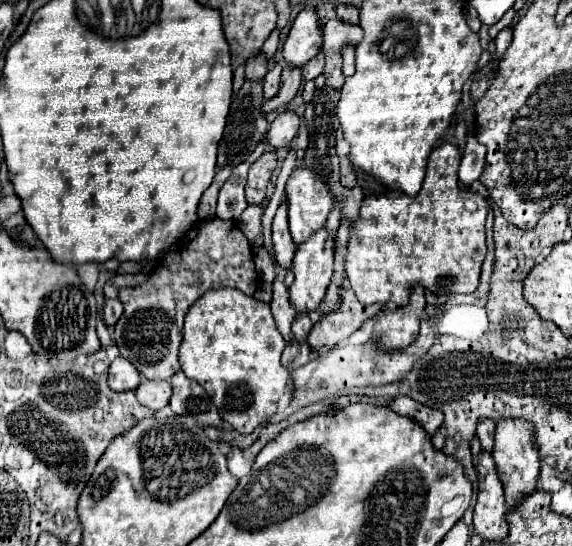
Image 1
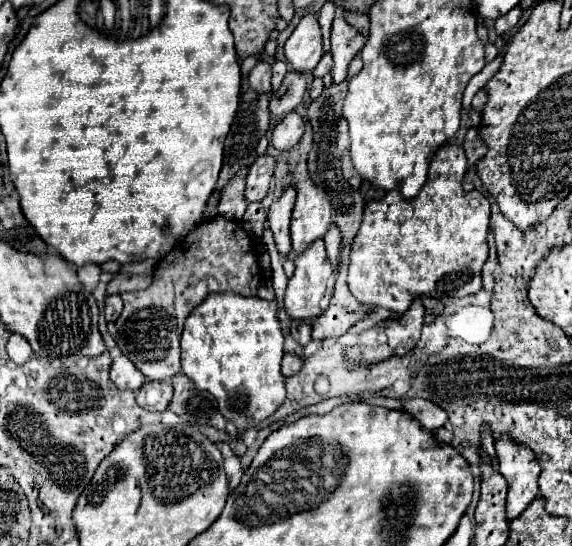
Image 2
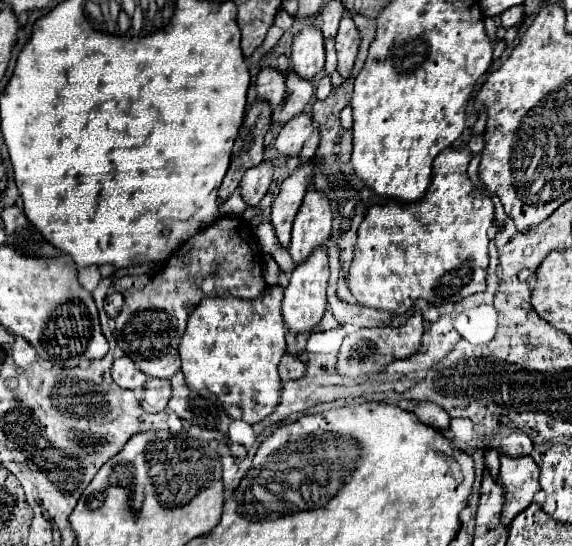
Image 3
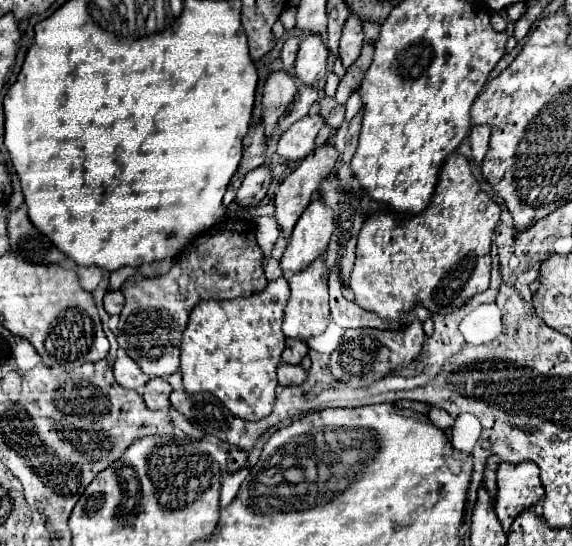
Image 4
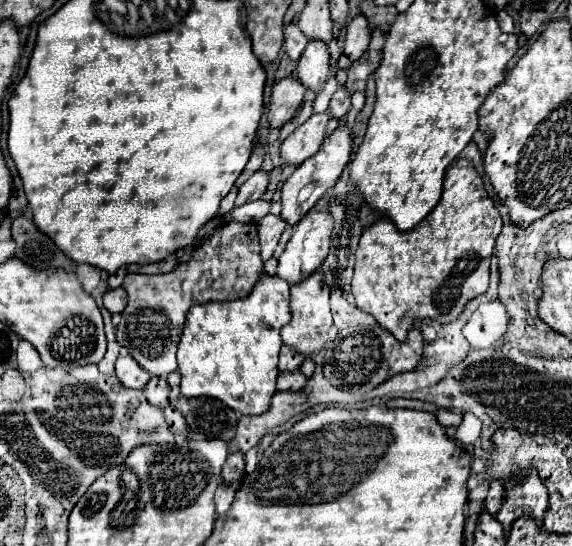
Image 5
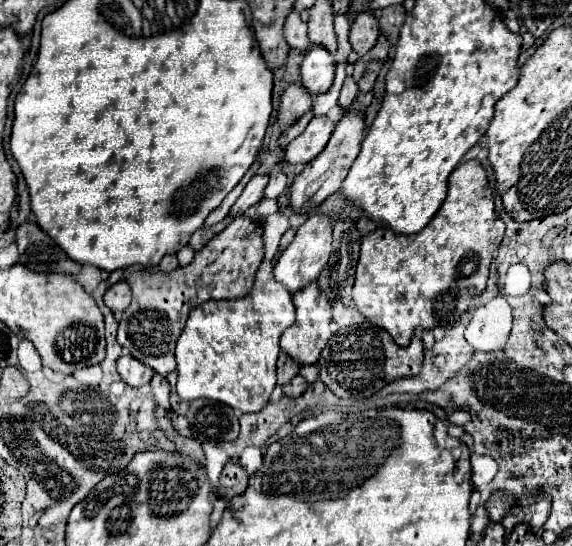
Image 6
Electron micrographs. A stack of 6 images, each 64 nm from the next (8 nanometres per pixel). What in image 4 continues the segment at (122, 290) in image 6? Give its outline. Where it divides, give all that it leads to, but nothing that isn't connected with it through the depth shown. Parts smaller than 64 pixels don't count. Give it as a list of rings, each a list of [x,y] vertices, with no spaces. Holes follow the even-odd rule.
[[[120,290],[106,292],[106,296],[104,296],[104,308],[106,308],[106,312],[110,316],[118,314],[122,310],[122,306],[124,306],[124,294]]]

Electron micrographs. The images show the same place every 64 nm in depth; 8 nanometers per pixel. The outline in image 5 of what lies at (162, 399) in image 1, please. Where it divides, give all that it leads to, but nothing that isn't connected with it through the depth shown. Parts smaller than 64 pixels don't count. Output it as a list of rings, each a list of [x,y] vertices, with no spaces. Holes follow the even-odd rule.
[[[152,376],[148,386],[146,386],[146,398],[150,404],[154,406],[168,406],[168,396],[170,396],[170,388],[164,376]]]

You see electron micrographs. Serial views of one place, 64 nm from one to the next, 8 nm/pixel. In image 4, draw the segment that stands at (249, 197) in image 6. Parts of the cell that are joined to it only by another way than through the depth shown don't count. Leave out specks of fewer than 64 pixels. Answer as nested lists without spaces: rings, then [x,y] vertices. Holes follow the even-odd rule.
[[[266,164],[252,170],[244,178],[244,182],[242,182],[242,186],[240,186],[238,194],[236,194],[238,204],[240,206],[258,206],[260,200],[266,196],[270,180],[272,180],[272,172],[270,172],[270,168]]]

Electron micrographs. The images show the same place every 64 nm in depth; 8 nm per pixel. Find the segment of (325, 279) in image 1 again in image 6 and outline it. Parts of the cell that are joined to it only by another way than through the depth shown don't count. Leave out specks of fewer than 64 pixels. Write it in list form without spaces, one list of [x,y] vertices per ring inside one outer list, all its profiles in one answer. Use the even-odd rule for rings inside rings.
[[[310,284],[304,288],[304,292],[296,292],[292,296],[296,306],[296,322],[284,332],[280,340],[280,348],[284,354],[288,354],[298,366],[316,364],[320,358],[320,352],[326,348],[330,338],[330,322],[332,322],[332,306],[328,304],[328,298],[318,290],[318,284]]]

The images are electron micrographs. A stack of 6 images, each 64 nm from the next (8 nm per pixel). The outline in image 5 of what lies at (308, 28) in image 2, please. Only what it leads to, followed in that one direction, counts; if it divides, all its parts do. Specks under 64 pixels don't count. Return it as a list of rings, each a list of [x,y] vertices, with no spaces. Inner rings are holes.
[[[310,40],[308,48],[300,56],[298,62],[298,80],[314,92],[320,92],[328,80],[330,74],[330,52],[326,44],[320,44],[320,40]]]

